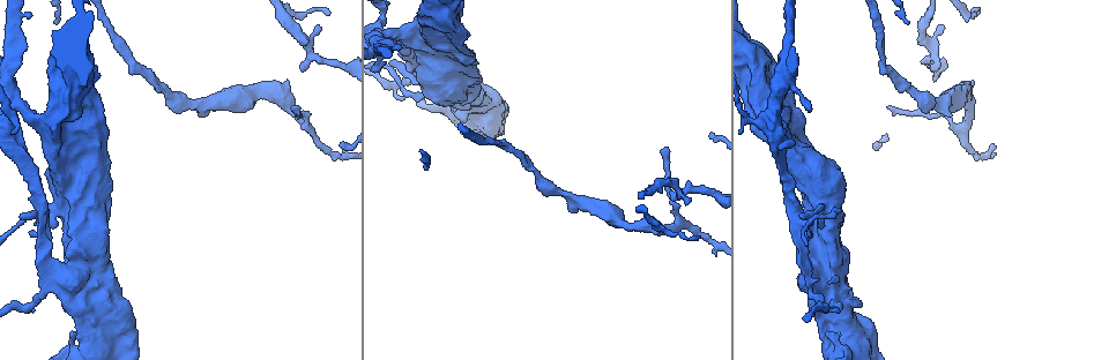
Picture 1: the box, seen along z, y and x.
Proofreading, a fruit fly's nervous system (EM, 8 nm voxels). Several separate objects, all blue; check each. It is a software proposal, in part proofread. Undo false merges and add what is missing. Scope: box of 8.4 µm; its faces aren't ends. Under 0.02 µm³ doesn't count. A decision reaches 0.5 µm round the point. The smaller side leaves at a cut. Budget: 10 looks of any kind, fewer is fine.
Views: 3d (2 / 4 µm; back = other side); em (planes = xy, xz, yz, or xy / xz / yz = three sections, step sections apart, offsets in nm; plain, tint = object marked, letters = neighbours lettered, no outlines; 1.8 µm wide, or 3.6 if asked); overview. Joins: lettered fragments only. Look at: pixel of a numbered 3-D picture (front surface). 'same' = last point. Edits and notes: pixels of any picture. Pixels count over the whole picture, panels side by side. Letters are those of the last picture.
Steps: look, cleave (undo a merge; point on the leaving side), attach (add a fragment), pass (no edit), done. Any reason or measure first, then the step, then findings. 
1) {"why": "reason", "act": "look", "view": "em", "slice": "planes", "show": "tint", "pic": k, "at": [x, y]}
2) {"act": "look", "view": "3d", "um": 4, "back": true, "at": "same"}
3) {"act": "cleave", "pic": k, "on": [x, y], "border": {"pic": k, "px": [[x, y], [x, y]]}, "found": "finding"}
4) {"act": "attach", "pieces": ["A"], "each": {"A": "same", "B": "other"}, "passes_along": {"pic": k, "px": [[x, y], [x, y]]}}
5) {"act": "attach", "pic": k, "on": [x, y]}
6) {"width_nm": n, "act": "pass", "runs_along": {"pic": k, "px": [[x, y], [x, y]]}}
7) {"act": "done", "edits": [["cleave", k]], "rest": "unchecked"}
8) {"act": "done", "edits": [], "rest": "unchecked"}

{"why": "sharp bend", "act": "look", "view": "em", "slice": "planes", "show": "letters", "pic": 1, "at": [624, 225]}

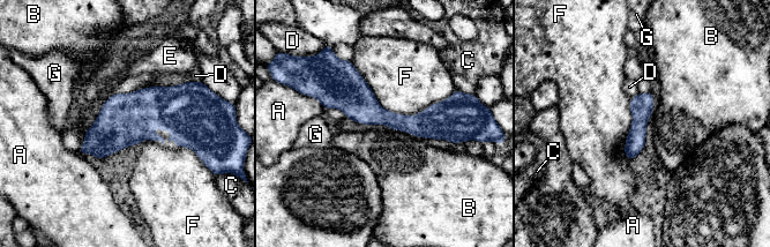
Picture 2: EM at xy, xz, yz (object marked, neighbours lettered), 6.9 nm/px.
{"act": "pass", "each": {"A": "other", "B": "other", "C": "other", "D": "other", "E": "other", "F": "other", "G": "other"}, "border": {"pic": 2, "px": [[350, 61], [384, 109], [411, 115]]}, "found": "one cell here"}

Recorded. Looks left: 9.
{"why": "thin end", "act": "look", "view": "em", "um": 3.6, "slice": "planes", "show": "letters", "pic": 1, "at": [690, 201]}

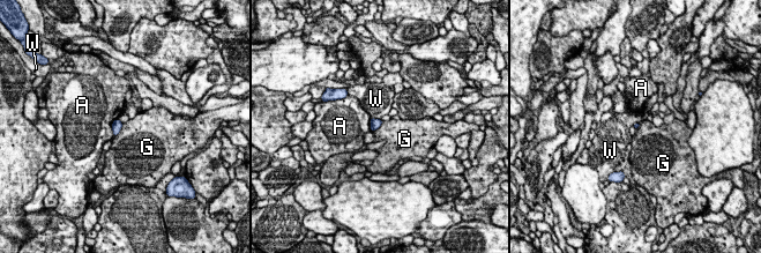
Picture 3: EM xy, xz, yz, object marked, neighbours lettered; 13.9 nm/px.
{"longest_contact_nm": ["A", 260], "act": "pass", "each": {"A": "other", "G": "other", "W": "other"}, "border": {"pic": 3, "px": [[122, 123], [119, 132], [114, 135]]}, "found": "none of them fits"}

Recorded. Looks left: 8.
{"why": "four arms meet", "act": "look", "view": "3d", "um": 2, "pic": 1, "at": [22, 109]}

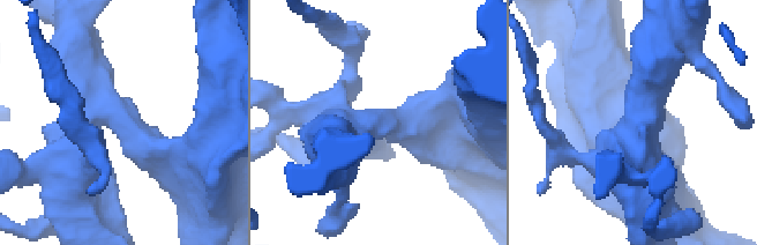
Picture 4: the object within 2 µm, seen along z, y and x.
{"arms": 4, "why": "shape alone is not enough", "act": "look", "view": "em", "slice": "planes", "show": "letters", "pic": 4, "at": [640, 117]}

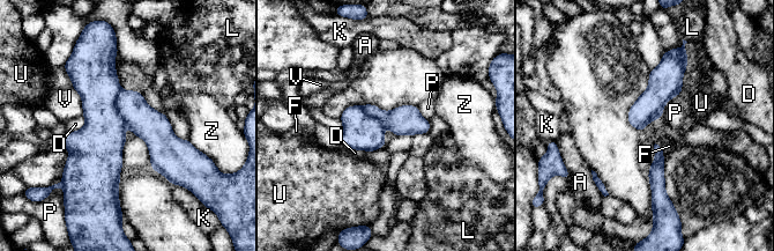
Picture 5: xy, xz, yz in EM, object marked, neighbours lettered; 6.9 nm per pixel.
{"act": "cleave", "pic": 5, "on": [102, 139], "each": {"A": "other", "D": "other", "F": "other", "K": "other", "L": "other", "P": "other", "U": "other", "V": "other", "Z": "other"}, "part_leaving": {"pic": 5, "px": [[110, 58], [103, 175], [116, 193]]}, "found": "two cells meet here"}

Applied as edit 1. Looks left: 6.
{"act": "look", "view": "overview"}

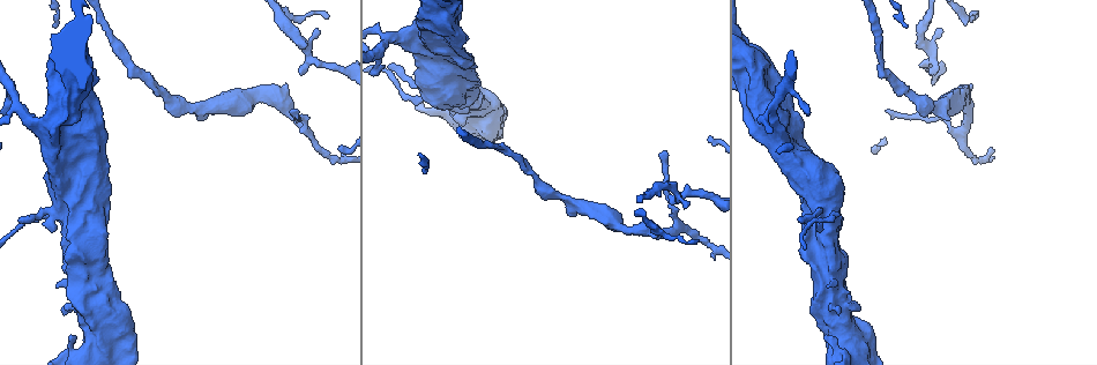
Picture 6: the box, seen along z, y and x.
{"why": "calibre changes", "act": "look", "view": "em", "um": 3.6, "slice": "xy", "step": 8, "show": "tint", "pic": 6, "at": [825, 222]}

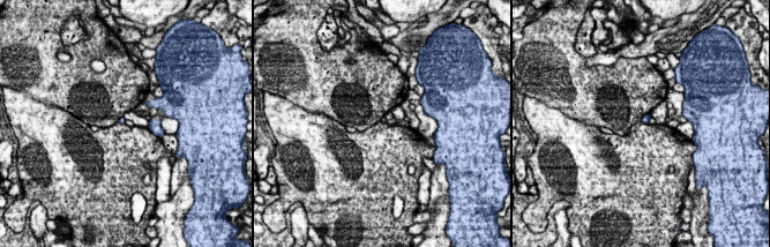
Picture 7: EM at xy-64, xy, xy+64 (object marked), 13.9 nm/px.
{"why": "cut it another way", "act": "look", "view": "em", "um": 3.6, "slice": "planes", "show": "letters", "at": "same"}

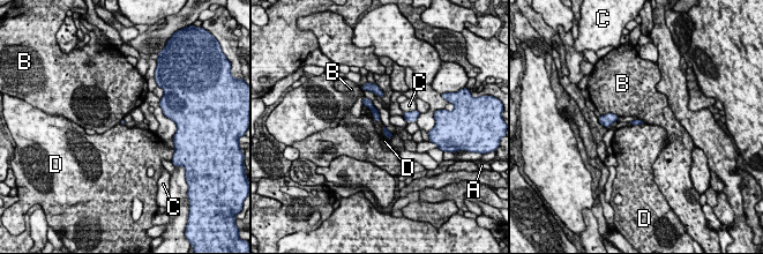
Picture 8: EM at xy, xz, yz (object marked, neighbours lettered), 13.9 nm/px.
{"width_nm": 70, "act": "pass", "each": {"A": "other", "B": "other", "C": "other", "D": "other"}, "runs_along": {"pic": 8, "px": [[365, 99], [375, 112], [378, 119]]}, "found": "one cell here"}

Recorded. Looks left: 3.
{"act": "done", "edits": [["cleave", 5]], "rest": "unchecked"}

